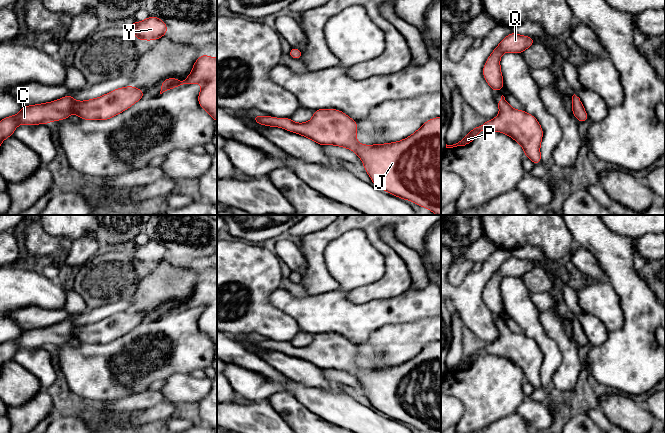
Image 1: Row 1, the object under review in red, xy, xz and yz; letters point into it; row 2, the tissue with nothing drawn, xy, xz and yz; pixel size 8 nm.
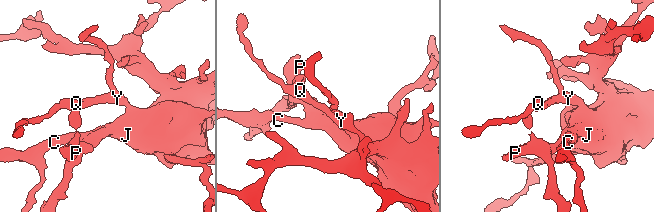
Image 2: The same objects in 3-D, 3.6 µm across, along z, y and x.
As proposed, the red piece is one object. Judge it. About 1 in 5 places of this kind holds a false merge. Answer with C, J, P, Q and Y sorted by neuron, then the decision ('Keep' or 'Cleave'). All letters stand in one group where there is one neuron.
Groups: C J P Q Y. Keep

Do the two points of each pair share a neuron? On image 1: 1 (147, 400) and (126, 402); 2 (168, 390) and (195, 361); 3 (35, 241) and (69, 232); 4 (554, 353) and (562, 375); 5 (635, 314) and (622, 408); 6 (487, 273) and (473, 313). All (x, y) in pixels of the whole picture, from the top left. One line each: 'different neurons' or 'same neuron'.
1: same neuron
2: different neurons
3: different neurons
4: different neurons
5: different neurons
6: same neuron

